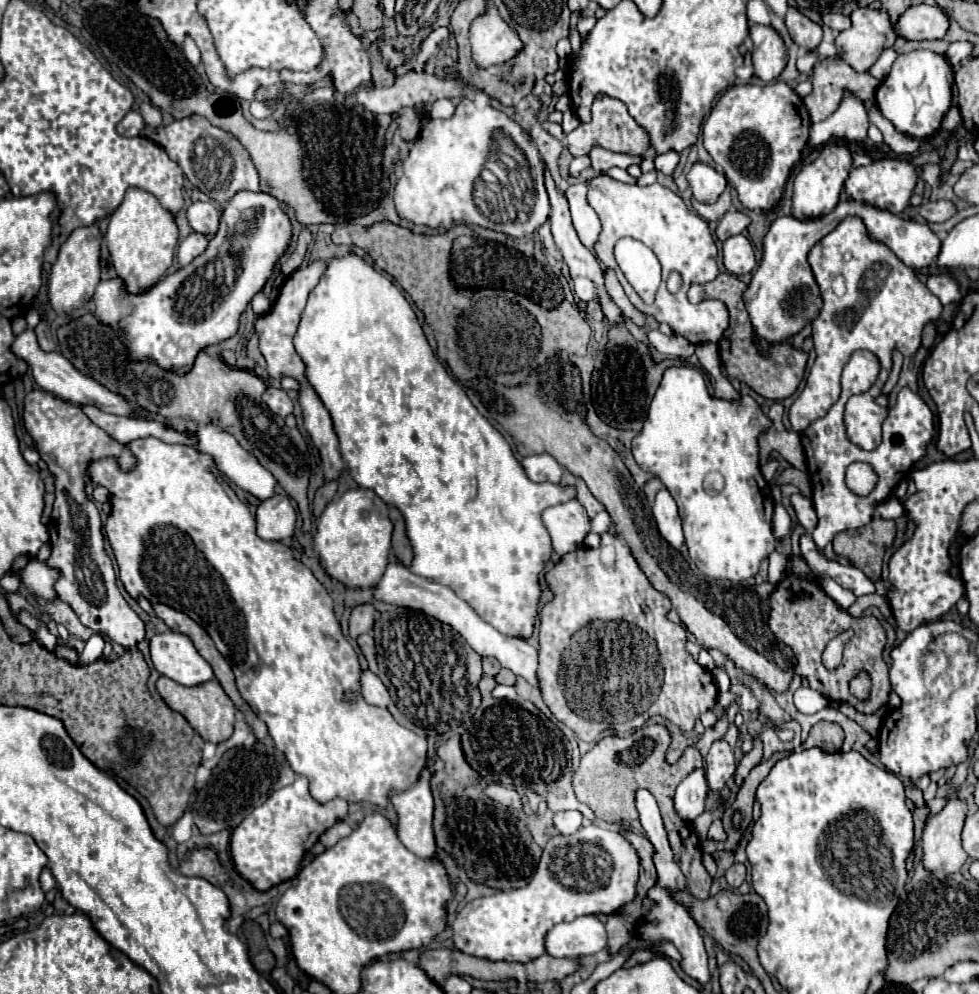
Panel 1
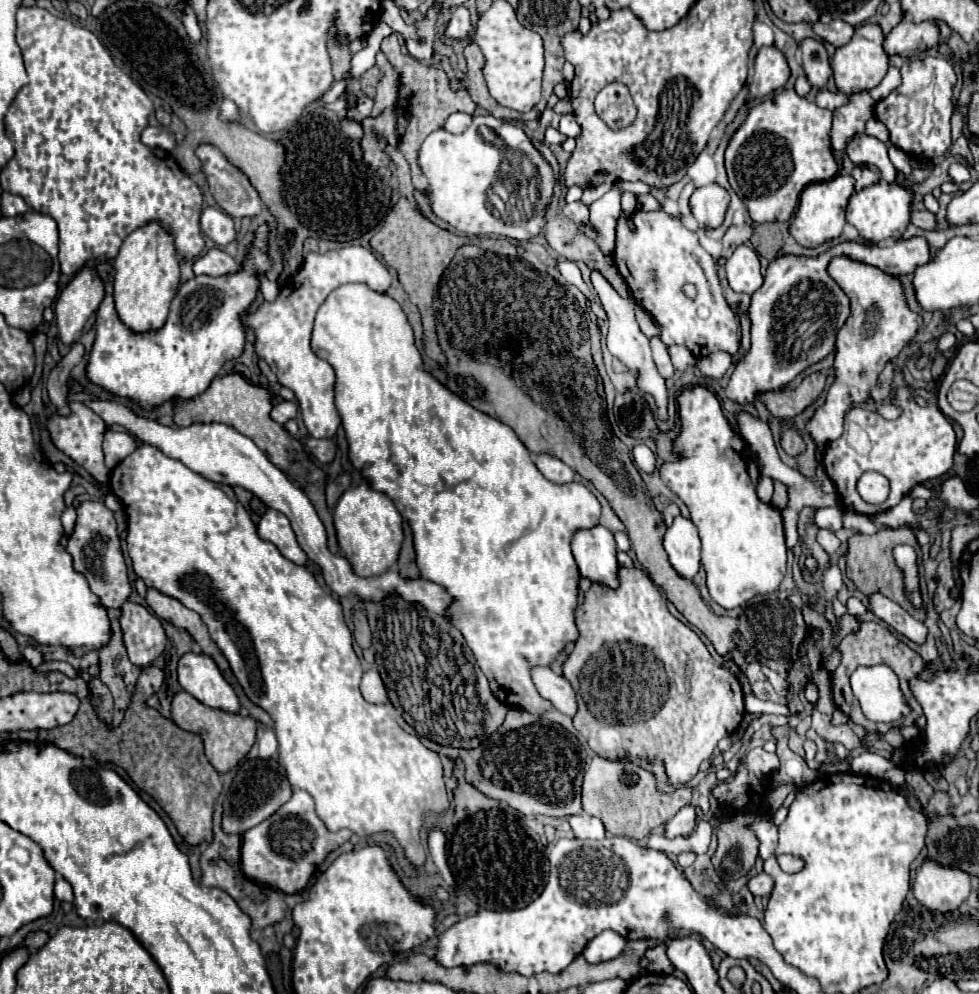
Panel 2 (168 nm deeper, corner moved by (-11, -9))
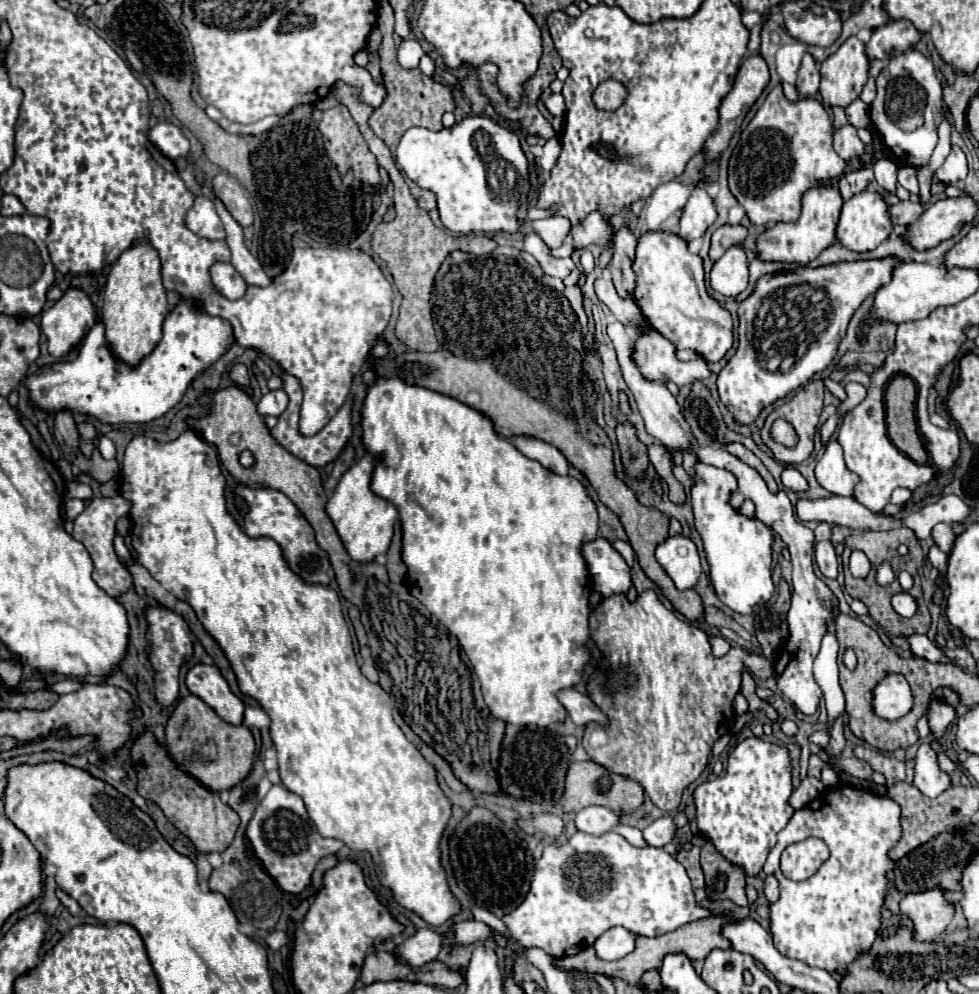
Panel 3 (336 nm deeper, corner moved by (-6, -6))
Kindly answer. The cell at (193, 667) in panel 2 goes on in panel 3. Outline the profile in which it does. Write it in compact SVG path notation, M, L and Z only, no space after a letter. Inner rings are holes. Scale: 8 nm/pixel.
M195 665L189 669L185 683L193 695L203 699L223 721L231 725L243 723L245 705L239 697L235 697L217 667L211 665Z

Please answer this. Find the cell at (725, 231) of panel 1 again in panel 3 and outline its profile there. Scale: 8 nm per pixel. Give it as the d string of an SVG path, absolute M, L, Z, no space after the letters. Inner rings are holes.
M723 225L711 237L709 259L717 261L729 247L739 245L747 237L747 229L743 225Z

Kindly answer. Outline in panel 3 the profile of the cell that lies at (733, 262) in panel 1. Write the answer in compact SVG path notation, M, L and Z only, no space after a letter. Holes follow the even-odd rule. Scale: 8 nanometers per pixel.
M739 247L727 249L727 253L715 261L711 269L711 289L721 293L723 297L737 297L745 291L749 279L747 257Z

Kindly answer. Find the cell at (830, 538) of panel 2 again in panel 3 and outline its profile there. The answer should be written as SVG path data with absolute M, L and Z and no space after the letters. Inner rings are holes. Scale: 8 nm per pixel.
M819 541L815 545L815 559L817 559L817 565L819 565L821 573L827 579L837 579L837 575L839 575L837 555L835 555L835 549L833 549L833 545L829 541Z

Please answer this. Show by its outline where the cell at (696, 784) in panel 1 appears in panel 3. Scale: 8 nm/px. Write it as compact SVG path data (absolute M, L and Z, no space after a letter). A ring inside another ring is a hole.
M669 815L661 817L659 821L655 821L653 825L649 825L649 827L643 829L643 839L651 847L663 847L673 837L675 837L675 821Z

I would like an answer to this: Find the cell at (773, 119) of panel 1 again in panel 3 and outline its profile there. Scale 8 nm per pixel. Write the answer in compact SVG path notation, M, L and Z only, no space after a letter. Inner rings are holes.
M777 85L769 91L757 115L751 119L747 129L743 129L741 139L733 149L733 155L729 159L729 189L743 205L753 225L767 225L777 221L791 223L797 221L801 215L803 193L811 187L829 183L831 179L843 175L843 171L845 161L833 149L833 125L823 105L813 97L805 97L797 103L791 103L785 99L781 85Z

